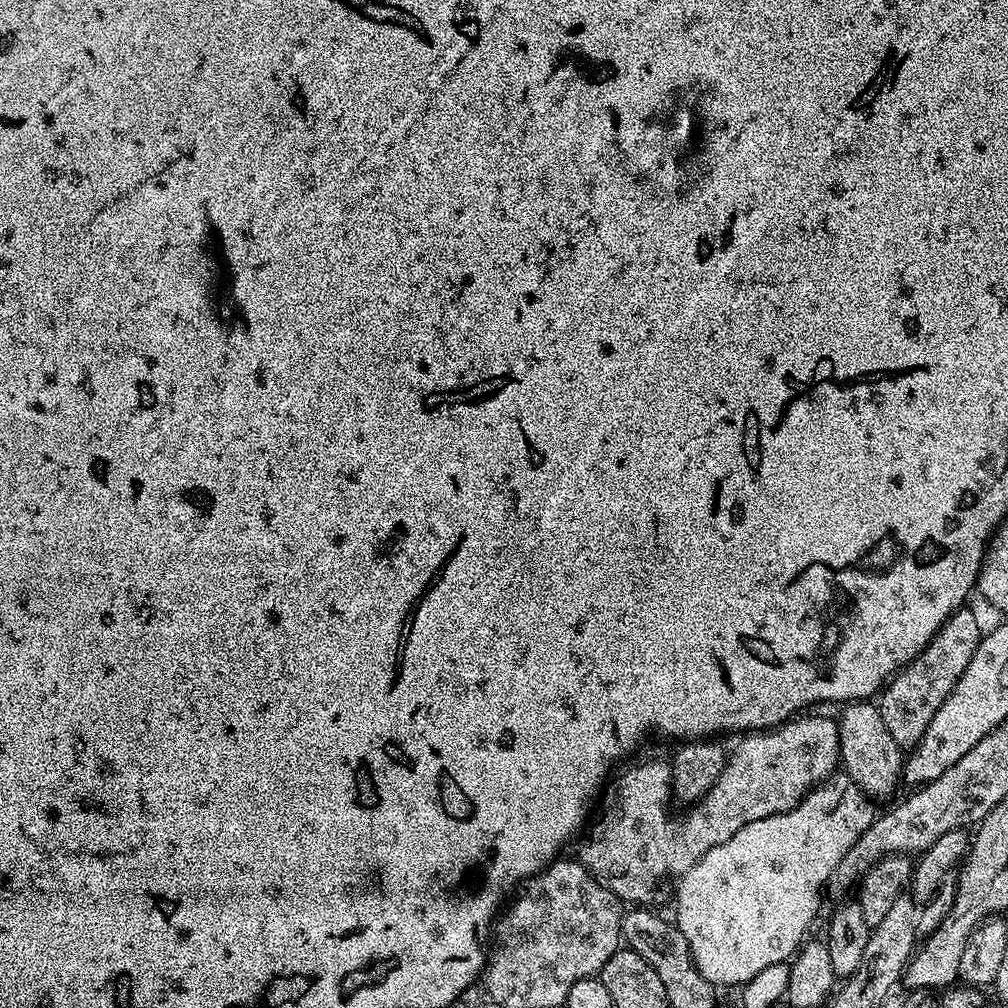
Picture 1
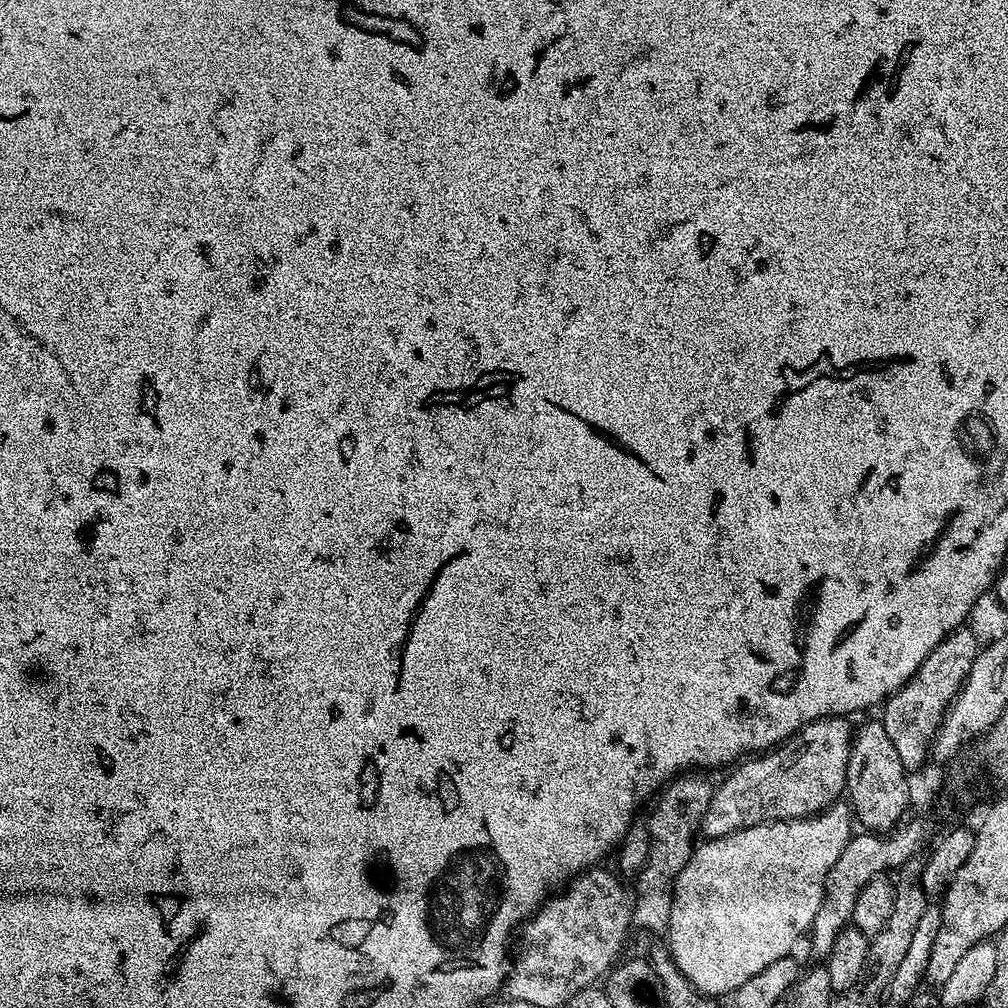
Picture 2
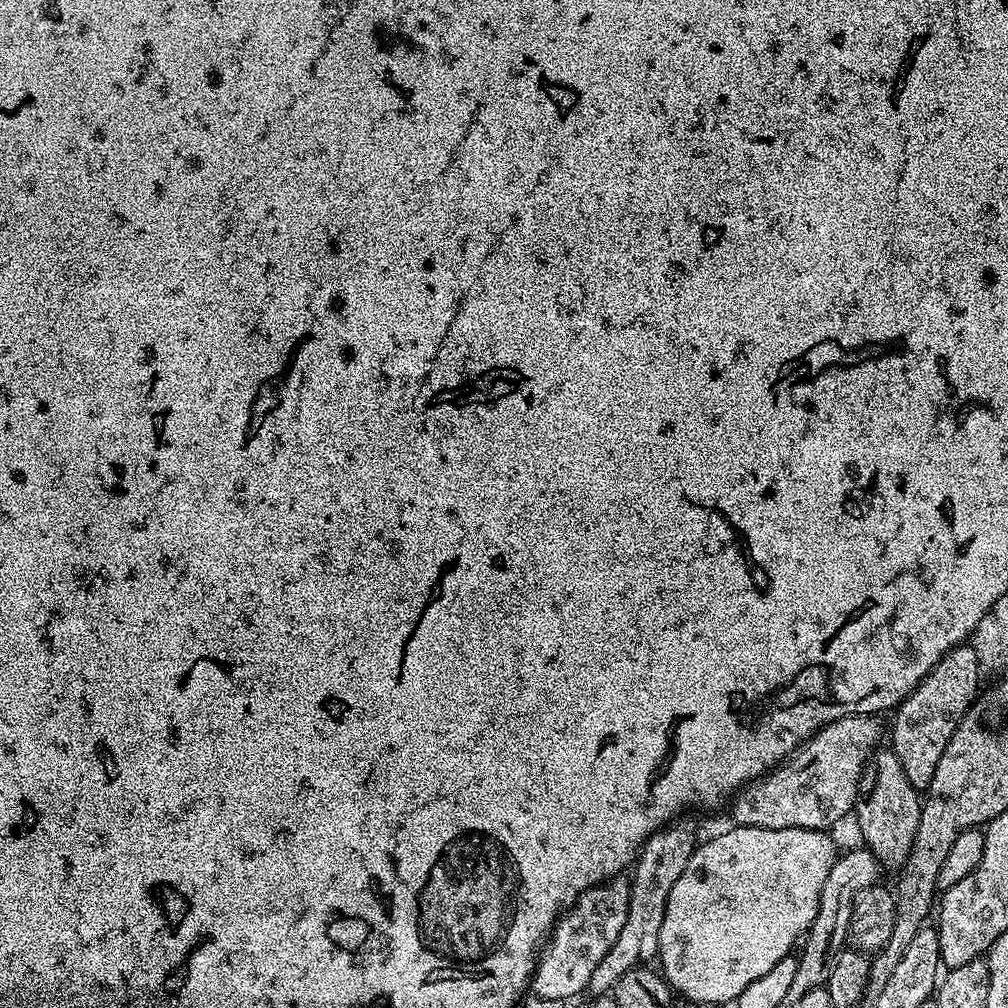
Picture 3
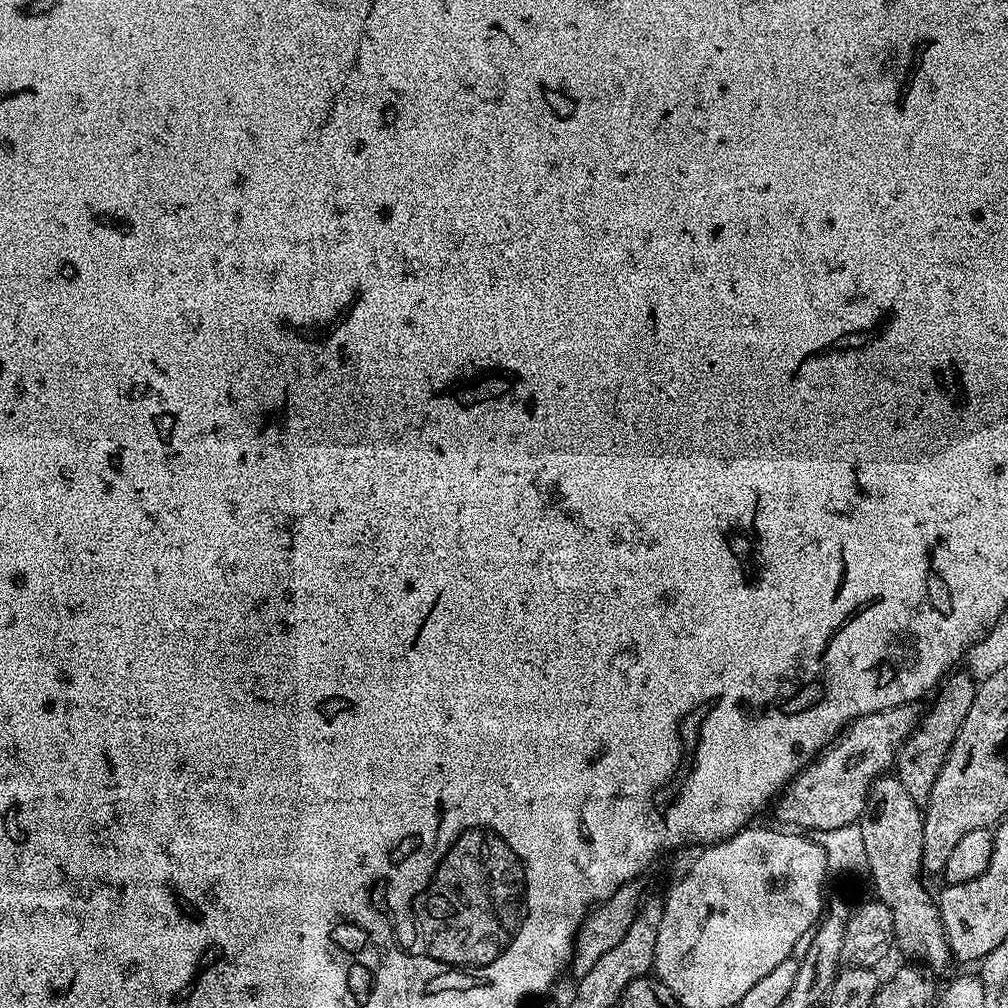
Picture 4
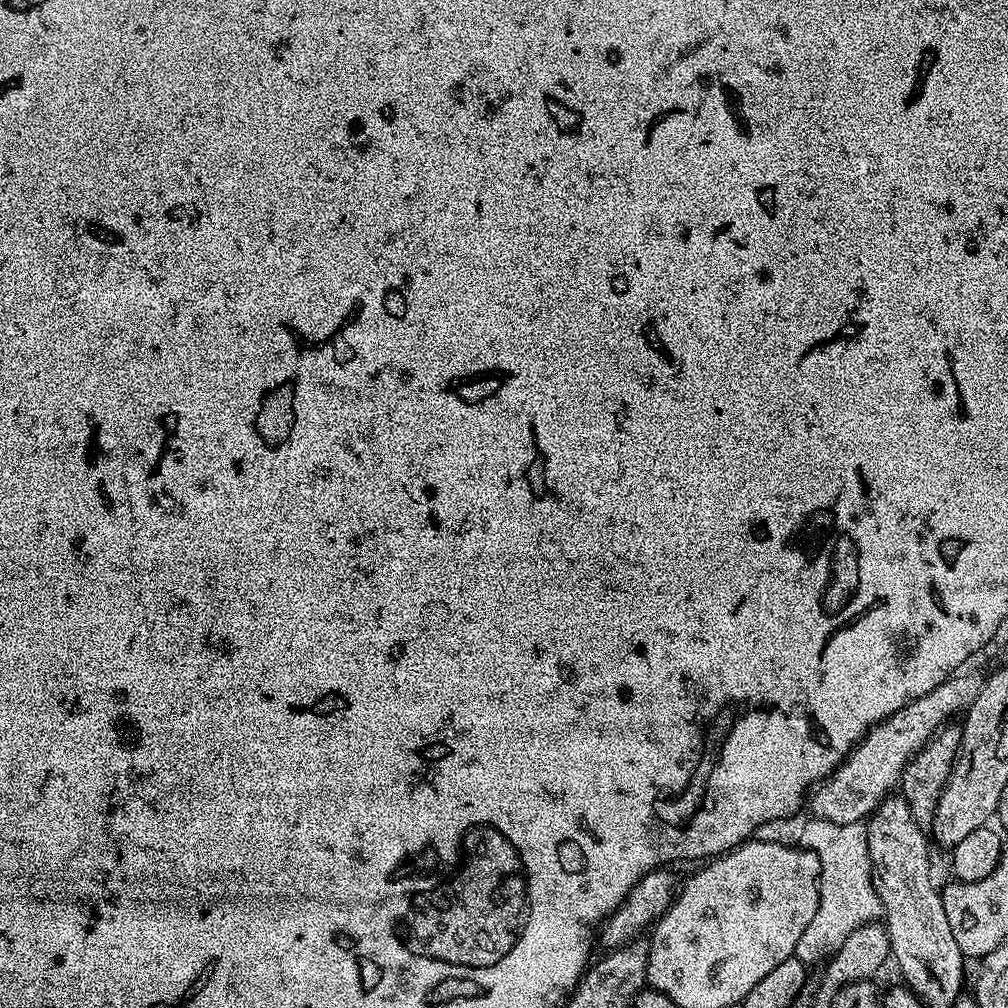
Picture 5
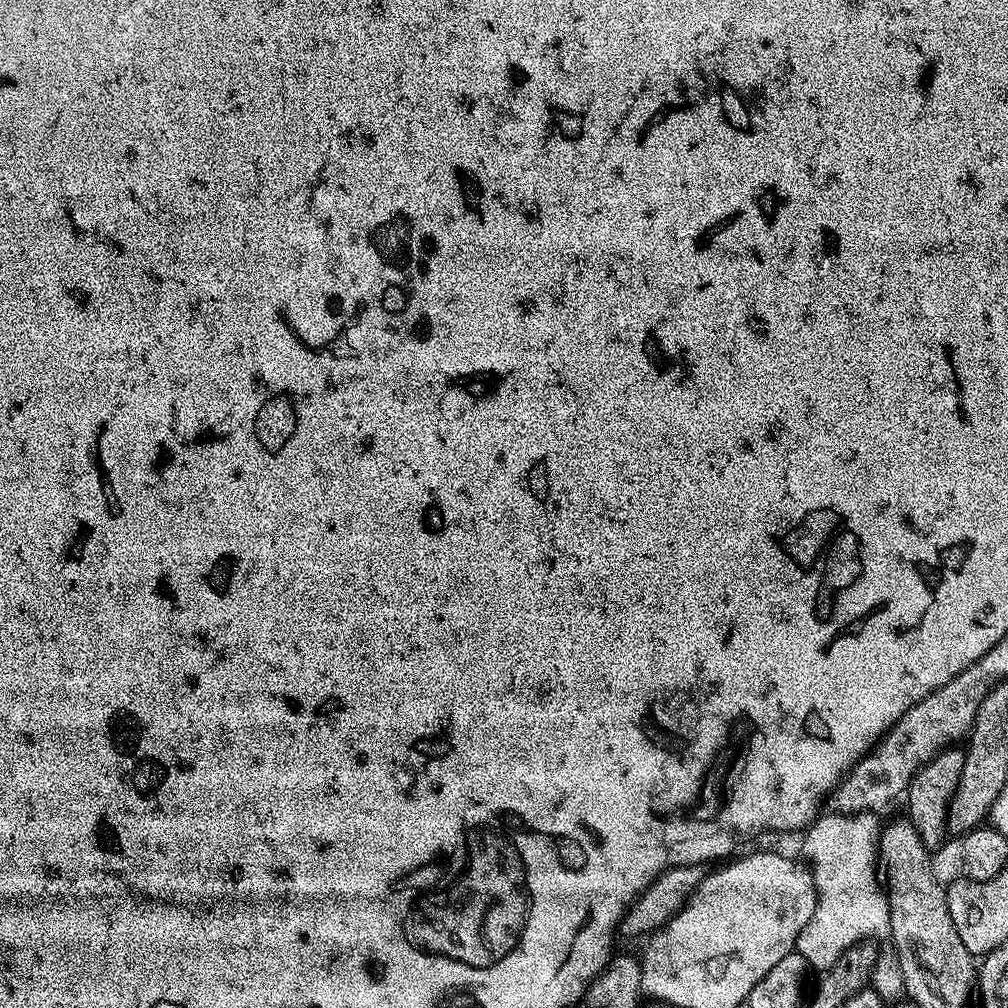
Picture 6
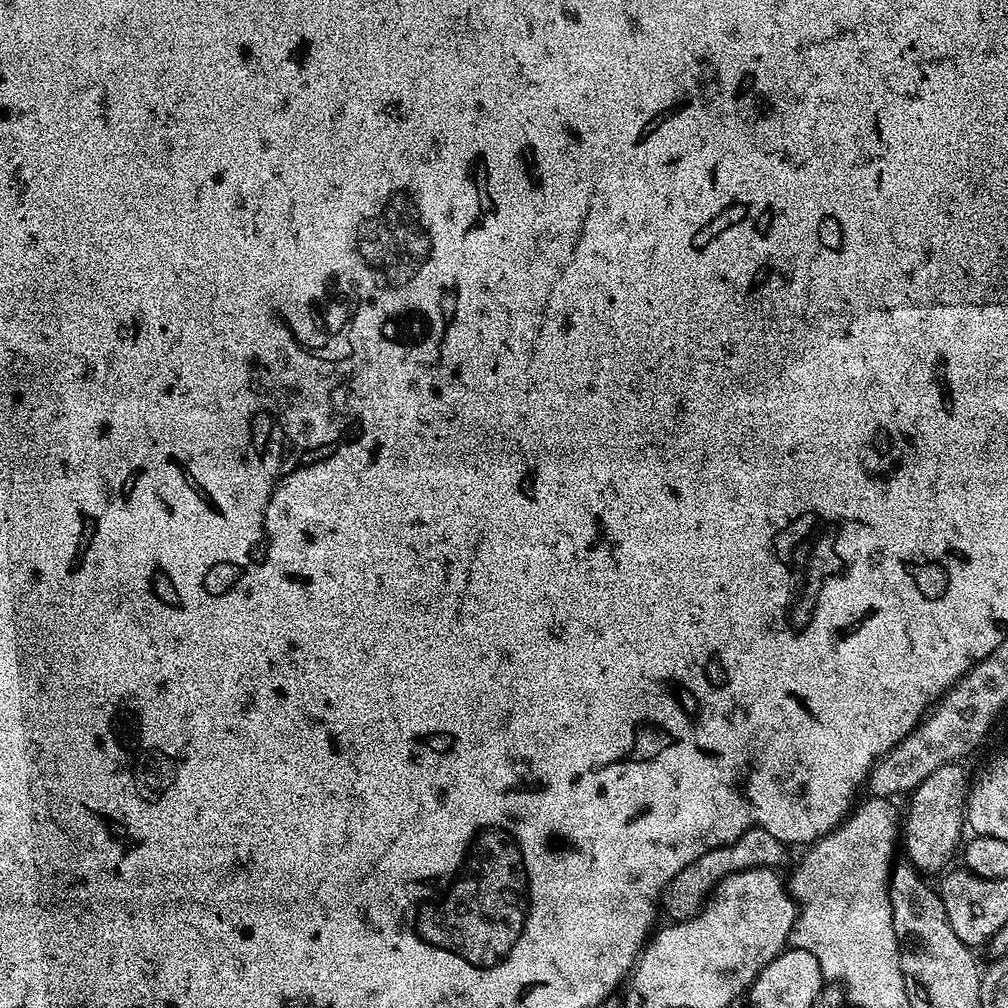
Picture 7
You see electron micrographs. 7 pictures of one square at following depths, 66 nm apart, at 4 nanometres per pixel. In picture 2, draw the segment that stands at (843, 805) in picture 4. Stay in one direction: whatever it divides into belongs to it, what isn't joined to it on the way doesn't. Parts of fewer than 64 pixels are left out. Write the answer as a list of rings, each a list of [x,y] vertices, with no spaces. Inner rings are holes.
[[[821,716],[819,720],[811,720],[811,722],[804,725],[799,732],[794,733],[793,736],[789,736],[783,744],[778,744],[775,748],[770,748],[763,754],[752,754],[747,758],[741,759],[739,763],[729,771],[733,772],[730,773],[721,784],[719,781],[719,783],[715,785],[712,793],[712,801],[704,815],[704,823],[702,825],[703,835],[708,838],[728,836],[732,832],[737,832],[750,826],[758,826],[769,820],[800,820],[803,816],[814,816],[818,812],[823,812],[824,809],[830,807],[830,805],[837,803],[837,801],[845,795],[848,782],[848,760],[851,758],[852,738],[854,735],[853,725],[848,725],[848,722],[849,721],[842,716]]]

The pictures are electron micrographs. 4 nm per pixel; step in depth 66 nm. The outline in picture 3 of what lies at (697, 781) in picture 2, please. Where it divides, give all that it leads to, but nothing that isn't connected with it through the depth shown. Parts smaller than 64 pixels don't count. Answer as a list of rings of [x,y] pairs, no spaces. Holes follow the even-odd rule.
[[[677,818],[658,829],[644,843],[640,855],[636,857],[634,867],[630,872],[626,926],[622,926],[618,938],[614,941],[614,946],[606,950],[606,958],[598,962],[598,966],[594,968],[594,974],[590,974],[590,982],[587,986],[589,993],[611,993],[618,978],[622,978],[622,974],[657,959],[660,950],[662,918],[666,918],[666,902],[670,898],[670,890],[674,890],[674,882],[682,878],[682,870],[686,870],[686,862],[690,862],[694,850],[698,847],[696,824],[692,820],[684,819]]]

